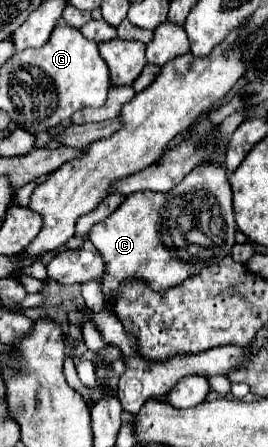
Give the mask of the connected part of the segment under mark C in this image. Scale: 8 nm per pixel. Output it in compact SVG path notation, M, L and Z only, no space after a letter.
M200 164L170 192L136 192L132 196L126 196L120 208L114 210L106 220L94 224L88 234L88 240L96 246L104 260L104 276L100 286L106 310L112 310L112 302L118 300L118 294L122 290L120 286L128 280L140 280L152 290L168 290L184 282L184 278L200 274L202 268L220 262L230 254L234 246L234 234L236 222L232 210L232 190L222 166Z

